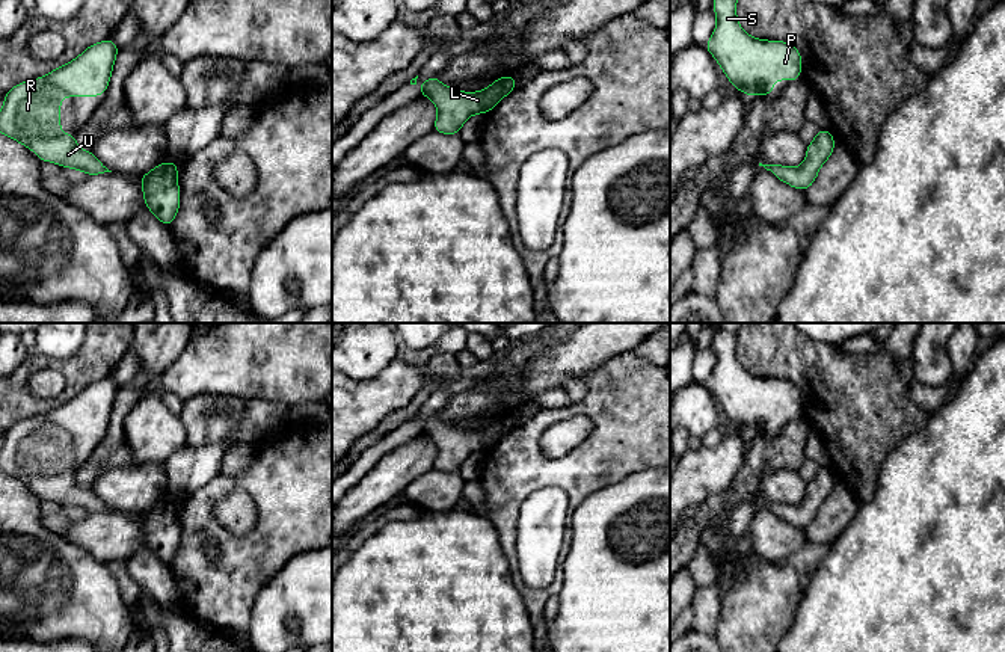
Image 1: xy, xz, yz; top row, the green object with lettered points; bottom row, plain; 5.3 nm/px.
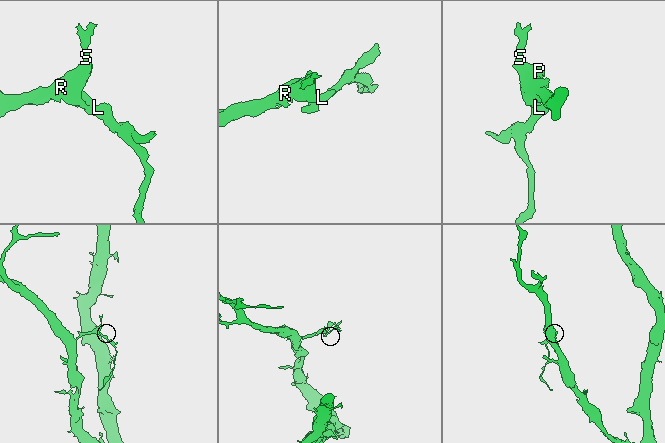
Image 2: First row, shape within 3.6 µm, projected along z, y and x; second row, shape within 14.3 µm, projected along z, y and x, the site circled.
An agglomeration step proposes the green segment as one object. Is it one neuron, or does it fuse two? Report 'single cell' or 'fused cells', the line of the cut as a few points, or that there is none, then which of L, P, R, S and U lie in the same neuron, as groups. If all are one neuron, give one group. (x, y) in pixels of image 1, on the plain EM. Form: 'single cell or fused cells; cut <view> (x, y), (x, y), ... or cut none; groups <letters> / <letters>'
single cell; cut none; groups L P R S U

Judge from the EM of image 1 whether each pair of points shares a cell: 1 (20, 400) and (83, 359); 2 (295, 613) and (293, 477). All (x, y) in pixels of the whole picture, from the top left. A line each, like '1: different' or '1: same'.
1: same
2: different

